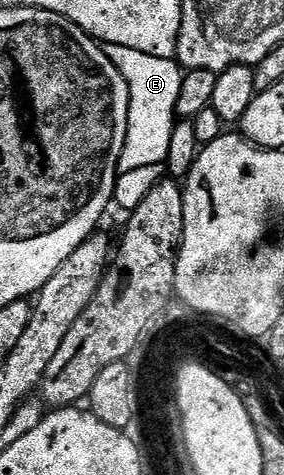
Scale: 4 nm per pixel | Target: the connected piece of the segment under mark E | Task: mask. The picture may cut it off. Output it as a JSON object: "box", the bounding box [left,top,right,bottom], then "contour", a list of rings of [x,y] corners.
{"box":[102,43,184,173],"contour":[[[114,43],[104,44],[102,48],[107,58],[123,74],[129,92],[127,138],[117,163],[118,173],[164,162],[167,151],[170,150],[171,134],[177,123],[177,104],[184,76],[181,66],[176,59],[156,58],[143,51]]]}

